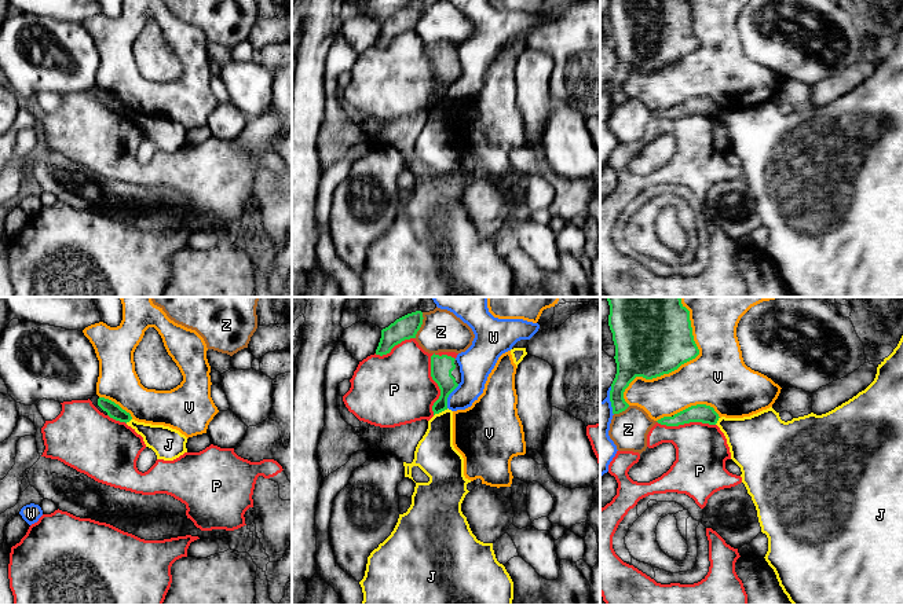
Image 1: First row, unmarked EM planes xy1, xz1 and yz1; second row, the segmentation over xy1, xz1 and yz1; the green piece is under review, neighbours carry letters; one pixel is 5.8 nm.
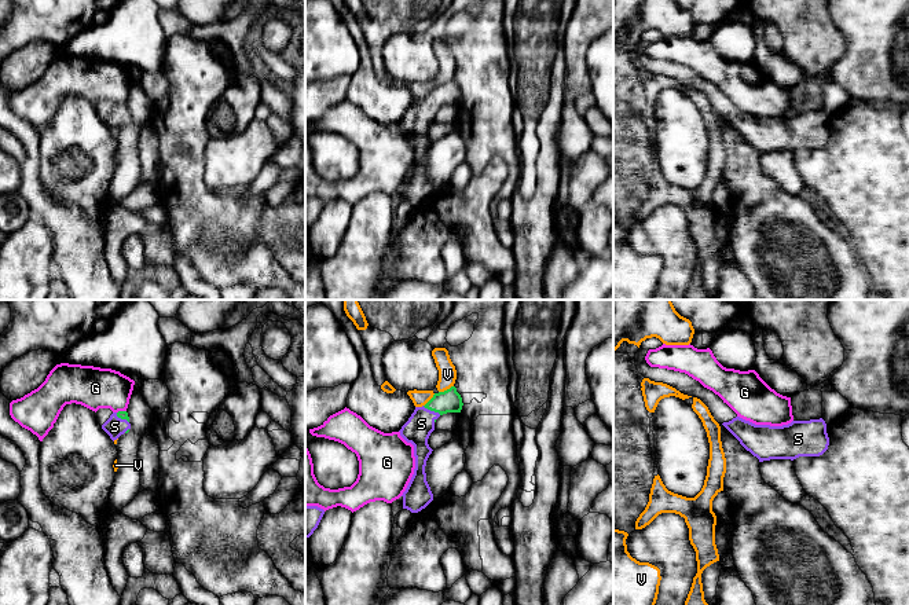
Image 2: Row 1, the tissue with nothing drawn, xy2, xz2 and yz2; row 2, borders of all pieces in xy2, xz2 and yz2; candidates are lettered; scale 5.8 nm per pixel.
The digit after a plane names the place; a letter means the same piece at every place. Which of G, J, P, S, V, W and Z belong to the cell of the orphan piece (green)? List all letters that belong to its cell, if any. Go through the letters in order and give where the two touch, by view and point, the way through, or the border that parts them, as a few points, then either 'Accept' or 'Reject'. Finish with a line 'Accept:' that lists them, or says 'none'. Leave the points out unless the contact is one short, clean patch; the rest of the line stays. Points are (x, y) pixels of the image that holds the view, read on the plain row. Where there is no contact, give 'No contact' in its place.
G: Touches green at xy2 (121, 103). Reject
J: Touches green at xz1 (441, 103). Boundary: xz1 (448, 101), (434, 107). Reject
P: Touches green at xz1 (432, 70). Reject
S: Touches green at xz2 (432, 102). Path across: xz2 (450, 92), (440, 95), (432, 102), (421, 116). Accept
V: Touches green at yz1 (677, 59). Reject
W: Touches green at xz1 (448, 88). Reject
Z: Touches green at xz1 (421, 15). Reject
Accept: S

